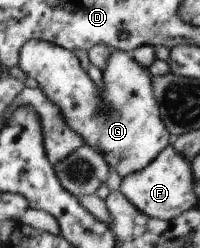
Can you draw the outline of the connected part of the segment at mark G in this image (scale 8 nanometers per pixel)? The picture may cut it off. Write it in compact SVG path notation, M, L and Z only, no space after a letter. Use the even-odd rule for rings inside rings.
M33 39L25 44L20 52L18 66L36 80L41 90L47 93L47 98L51 102L55 102L61 108L67 124L85 140L85 144L89 144L95 150L101 150L105 154L107 162L123 178L145 170L174 140L170 129L167 128L166 121L161 116L151 74L128 51L115 50L107 62L107 68L102 69L105 90L99 90L95 86L94 80L91 80L89 73L81 68L81 62L72 50L49 41Z

